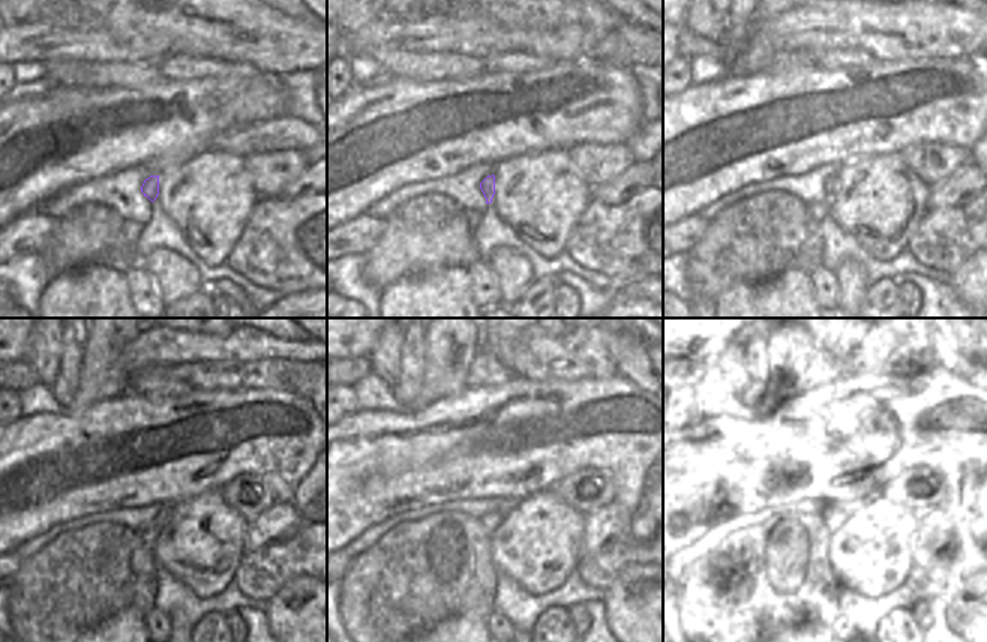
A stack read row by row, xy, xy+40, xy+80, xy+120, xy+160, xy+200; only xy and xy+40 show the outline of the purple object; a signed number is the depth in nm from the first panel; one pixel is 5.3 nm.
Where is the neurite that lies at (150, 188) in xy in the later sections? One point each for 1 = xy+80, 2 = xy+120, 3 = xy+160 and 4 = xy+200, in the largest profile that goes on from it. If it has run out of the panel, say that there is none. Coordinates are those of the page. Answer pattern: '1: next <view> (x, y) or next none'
1: next xy+80 (830, 183)
2: next xy+120 (162, 516)
3: next xy+160 (489, 522)
4: next xy+200 (845, 501)

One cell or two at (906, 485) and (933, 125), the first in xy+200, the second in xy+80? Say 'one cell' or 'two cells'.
two cells

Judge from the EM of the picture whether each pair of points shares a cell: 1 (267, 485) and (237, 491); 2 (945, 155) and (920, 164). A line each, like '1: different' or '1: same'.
1: same
2: same

